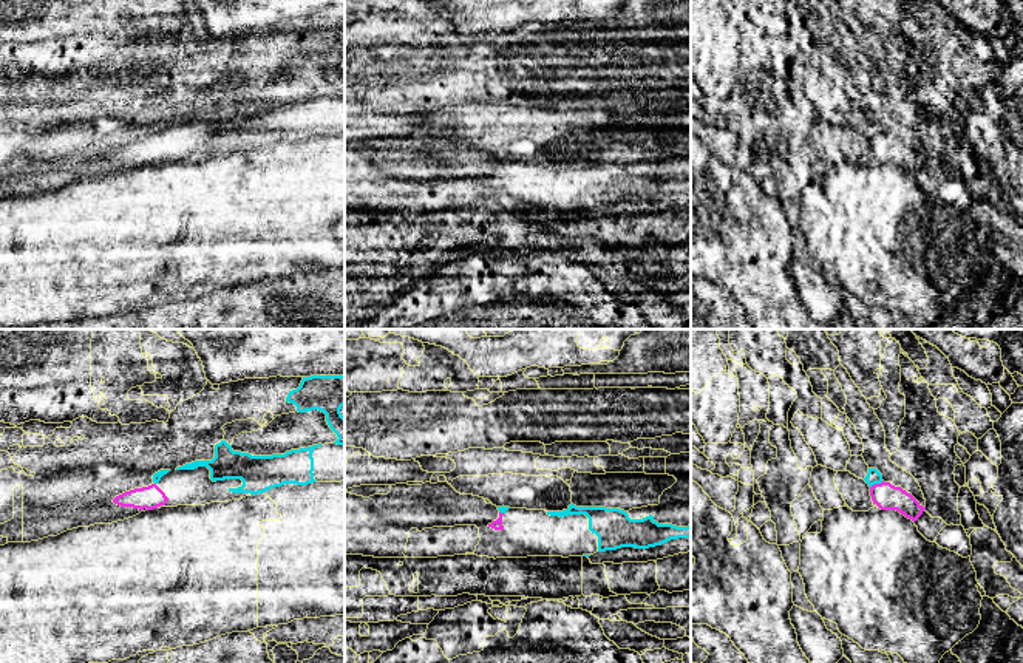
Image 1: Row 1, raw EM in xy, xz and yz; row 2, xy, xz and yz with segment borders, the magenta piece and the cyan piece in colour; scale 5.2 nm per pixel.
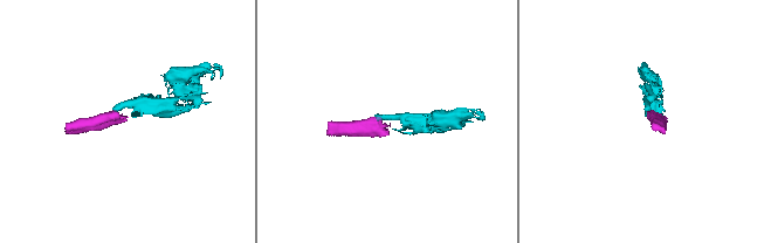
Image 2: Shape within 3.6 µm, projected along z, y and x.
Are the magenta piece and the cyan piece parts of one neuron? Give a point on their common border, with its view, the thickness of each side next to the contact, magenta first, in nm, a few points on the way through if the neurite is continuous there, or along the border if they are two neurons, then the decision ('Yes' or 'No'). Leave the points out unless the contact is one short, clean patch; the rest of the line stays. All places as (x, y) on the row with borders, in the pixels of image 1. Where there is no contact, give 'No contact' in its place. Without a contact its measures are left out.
Touches magenta at yz (876, 484). Thickness 140 nm (magenta) against 80 nm. Path across: yz (887, 496), (876, 484), (873, 476). Yes

